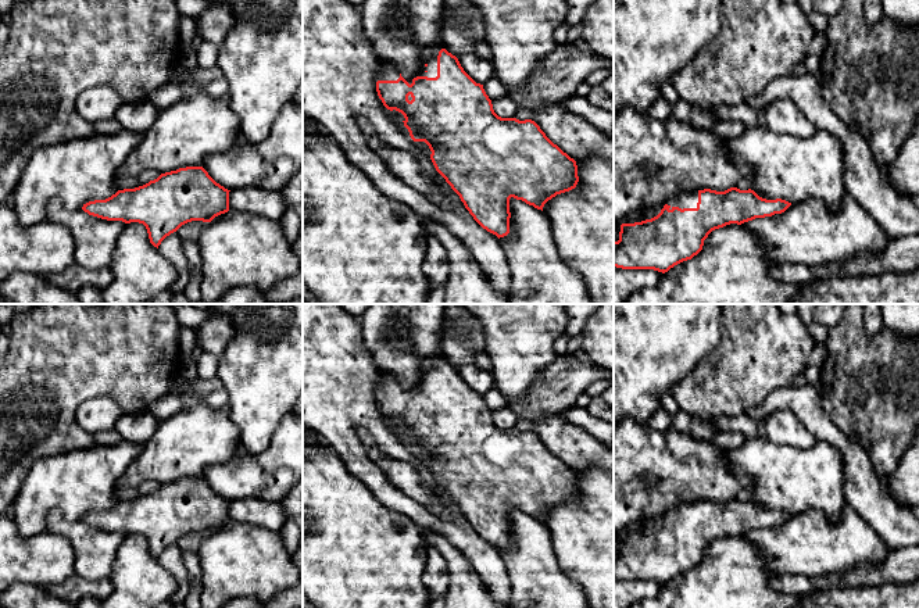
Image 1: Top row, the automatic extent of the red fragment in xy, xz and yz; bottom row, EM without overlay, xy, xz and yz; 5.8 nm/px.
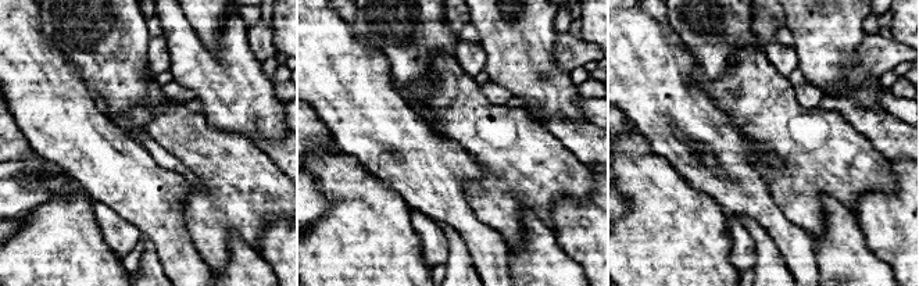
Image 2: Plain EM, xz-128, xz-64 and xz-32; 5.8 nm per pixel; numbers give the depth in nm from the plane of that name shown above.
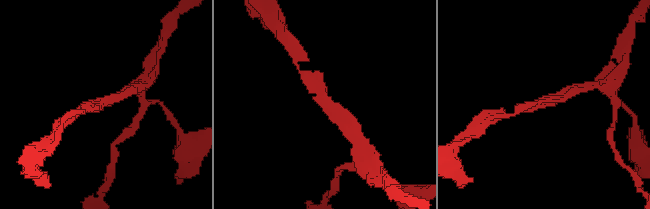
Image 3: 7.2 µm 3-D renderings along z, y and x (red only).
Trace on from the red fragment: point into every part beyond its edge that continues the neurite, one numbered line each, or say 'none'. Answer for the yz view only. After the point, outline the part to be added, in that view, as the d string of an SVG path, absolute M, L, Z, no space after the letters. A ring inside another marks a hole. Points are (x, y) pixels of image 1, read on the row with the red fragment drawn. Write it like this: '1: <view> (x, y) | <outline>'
1: yz (687, 199) | M683 192L666 201L666 204L671 207L669 210L672 210L673 207L679 207L682 210L697 208L697 203L698 203L698 192Z

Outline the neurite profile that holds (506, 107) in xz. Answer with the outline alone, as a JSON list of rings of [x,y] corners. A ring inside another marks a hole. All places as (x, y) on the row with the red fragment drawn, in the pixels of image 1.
[[[508,96],[491,101],[494,112],[501,118],[514,118],[518,111],[516,103]]]

